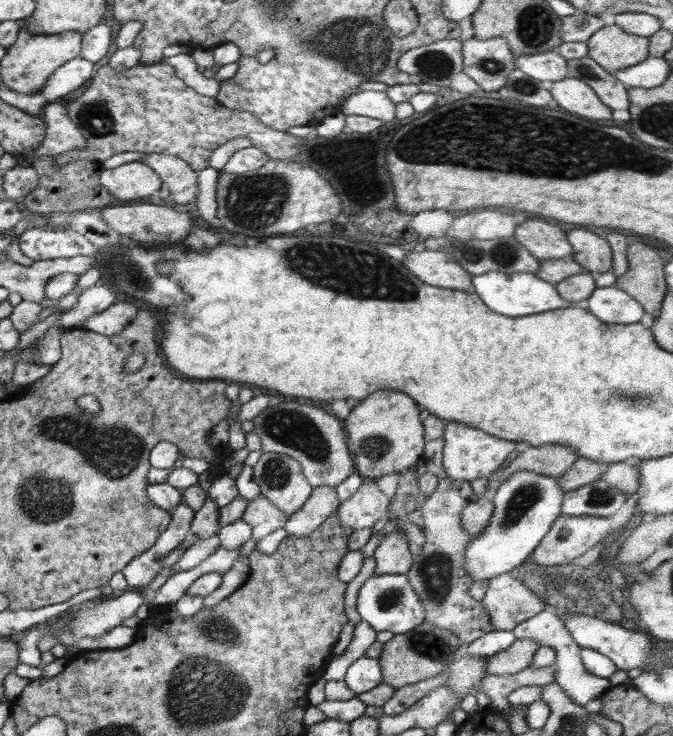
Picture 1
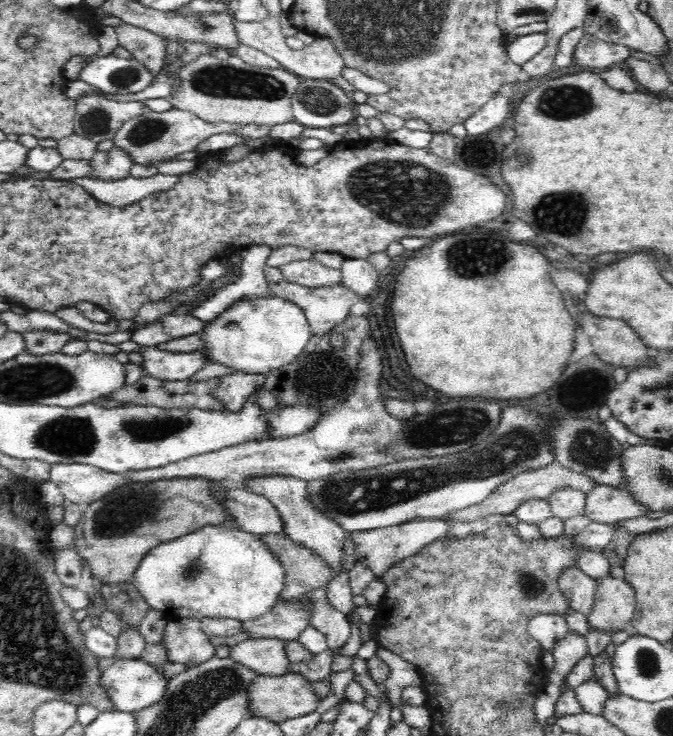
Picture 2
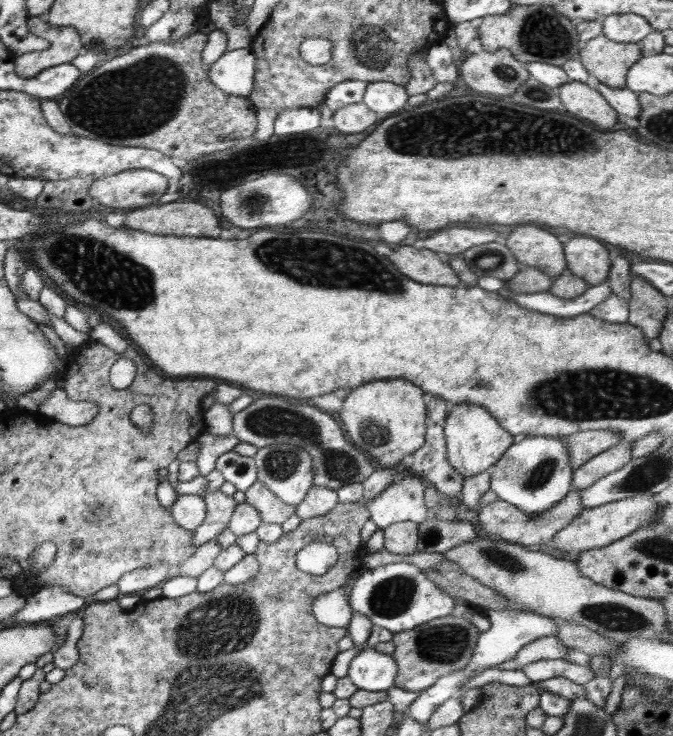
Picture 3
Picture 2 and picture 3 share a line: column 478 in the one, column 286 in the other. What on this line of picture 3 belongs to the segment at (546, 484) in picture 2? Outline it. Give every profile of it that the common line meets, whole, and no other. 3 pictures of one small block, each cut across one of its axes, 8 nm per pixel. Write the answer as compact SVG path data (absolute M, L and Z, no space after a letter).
M254 482L245 490L245 501L260 513L265 523L282 524L295 513L296 505L282 502L264 483Z

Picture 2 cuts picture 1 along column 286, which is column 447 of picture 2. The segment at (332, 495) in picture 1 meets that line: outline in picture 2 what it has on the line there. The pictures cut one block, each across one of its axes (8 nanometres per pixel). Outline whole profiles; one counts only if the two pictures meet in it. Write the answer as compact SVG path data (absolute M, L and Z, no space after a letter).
M415 518L396 526L352 532L350 539L356 545L356 560L366 564L375 575L382 577L393 564L411 557L424 546L446 536L453 525L444 518Z

